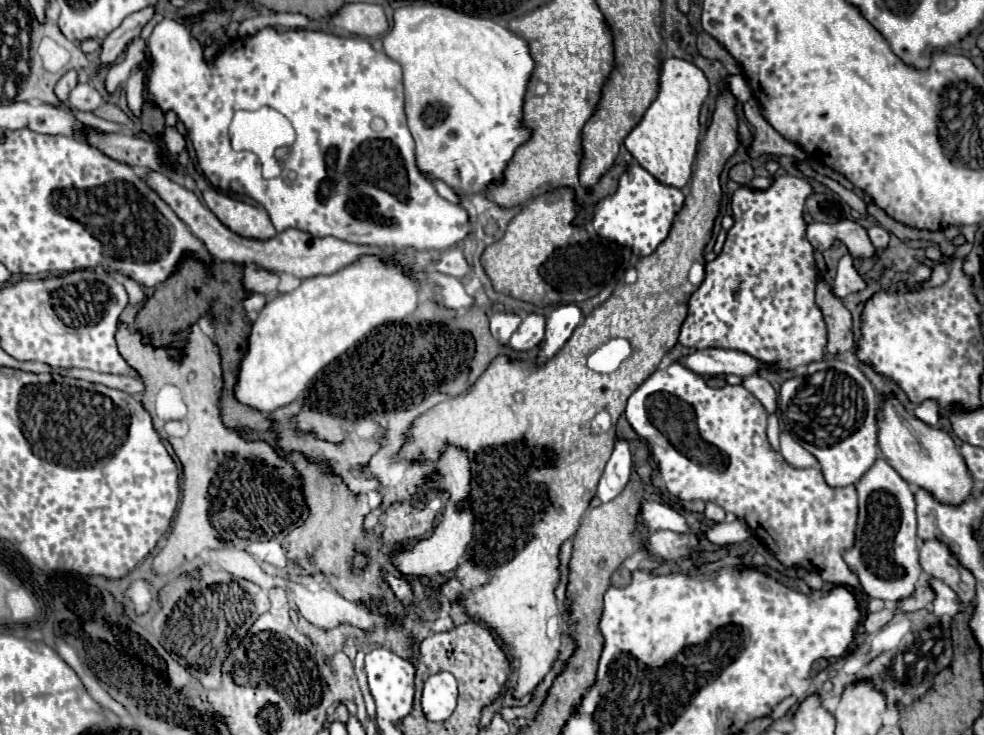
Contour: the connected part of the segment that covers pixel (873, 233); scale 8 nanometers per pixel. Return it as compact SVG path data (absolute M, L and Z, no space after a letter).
M872 226L868 228L868 236L870 236L870 242L876 246L876 248L886 248L888 242L890 242L890 232L882 226Z

